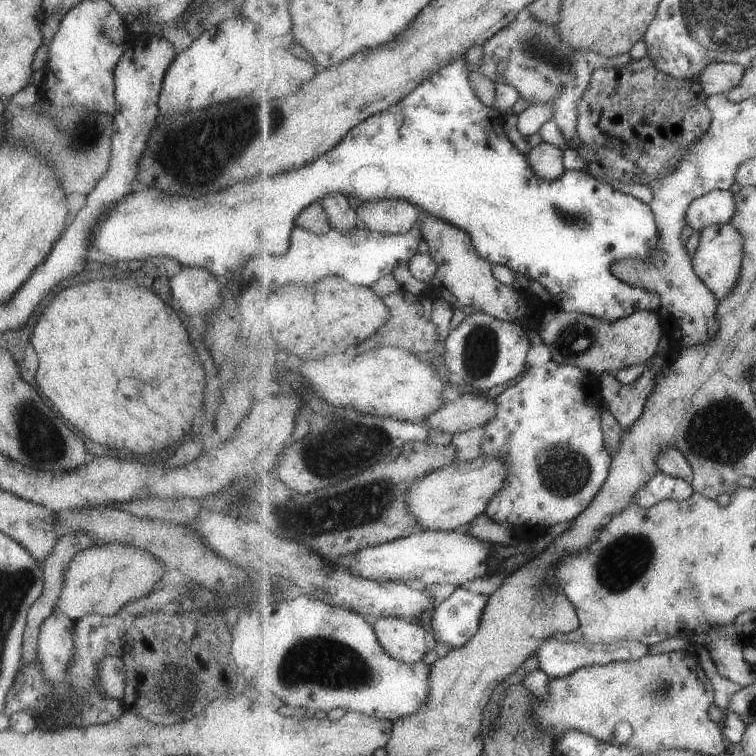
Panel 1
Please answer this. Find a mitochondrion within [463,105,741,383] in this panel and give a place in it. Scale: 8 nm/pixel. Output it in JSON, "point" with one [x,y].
{"point":[574,341]}

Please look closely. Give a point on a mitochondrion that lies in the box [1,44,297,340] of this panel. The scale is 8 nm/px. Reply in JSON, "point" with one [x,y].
{"point":[214,141]}

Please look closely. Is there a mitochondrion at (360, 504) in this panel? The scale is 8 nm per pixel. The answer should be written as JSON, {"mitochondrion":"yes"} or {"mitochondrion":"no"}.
{"mitochondrion":"yes"}

